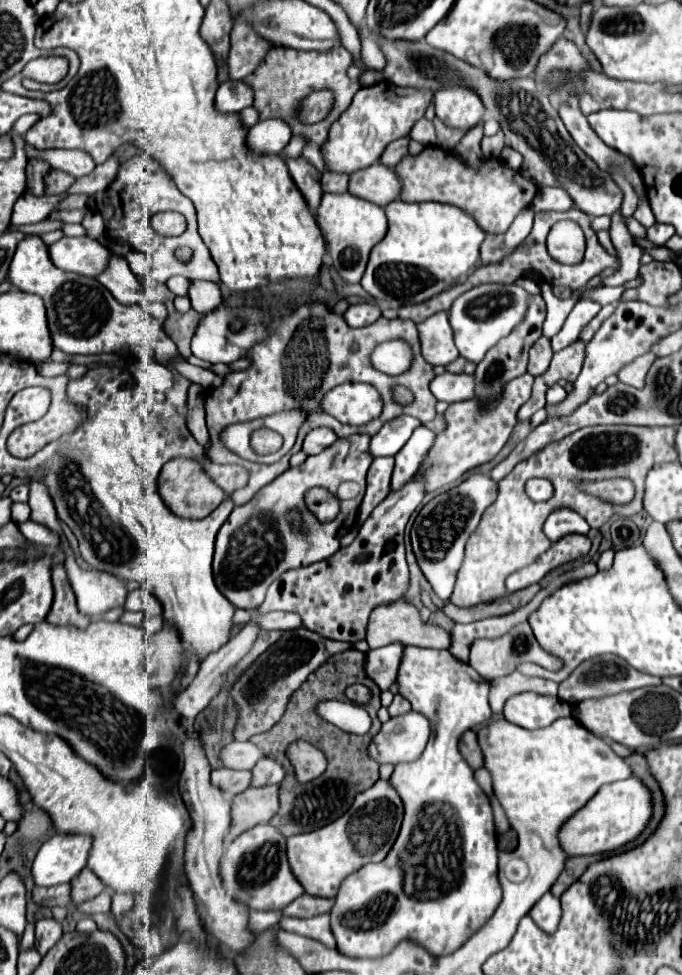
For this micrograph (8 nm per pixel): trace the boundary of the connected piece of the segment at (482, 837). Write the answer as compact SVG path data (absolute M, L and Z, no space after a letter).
M406 647L398 669L398 689L400 695L412 703L412 709L432 721L432 737L420 759L398 763L390 777L390 783L404 801L404 823L392 851L382 863L364 865L348 875L340 885L336 905L330 911L338 951L350 957L382 957L402 939L412 939L422 947L428 947L432 955L452 953L488 921L502 899L502 889L498 885L498 837L492 805L458 751L462 733L492 717L488 705L490 681L470 665L458 663L446 649Z

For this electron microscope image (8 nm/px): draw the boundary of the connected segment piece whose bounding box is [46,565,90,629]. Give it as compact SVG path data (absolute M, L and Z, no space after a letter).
M56 565L52 569L52 585L54 585L54 603L46 615L46 621L52 625L68 625L80 629L88 627L90 619L78 613L76 599L62 565Z

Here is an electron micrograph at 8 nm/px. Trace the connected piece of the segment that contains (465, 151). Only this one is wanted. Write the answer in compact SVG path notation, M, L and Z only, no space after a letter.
M478 123L476 127L472 127L464 139L456 145L456 149L452 153L456 153L462 161L470 163L470 165L478 165L482 161L482 151L480 151L480 139L484 137L482 133L482 123Z

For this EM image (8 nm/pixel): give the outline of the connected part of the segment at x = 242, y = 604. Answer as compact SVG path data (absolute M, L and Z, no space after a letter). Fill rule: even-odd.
M352 435L348 439L338 439L334 445L324 449L320 455L308 457L300 467L290 467L286 473L276 477L270 485L262 487L248 503L234 507L228 521L220 527L216 535L216 553L214 553L214 579L216 587L224 597L240 609L258 609L266 597L268 585L278 579L284 571L312 565L316 561L328 559L340 549L340 537L356 523L358 507L364 497L366 471L372 465L374 457L368 453L368 435ZM344 481L356 481L360 493L356 499L340 501L340 513L330 523L318 523L316 515L304 503L304 495L312 487L324 487L336 495L338 487ZM298 509L304 517L304 531L296 533L286 523L286 511Z

